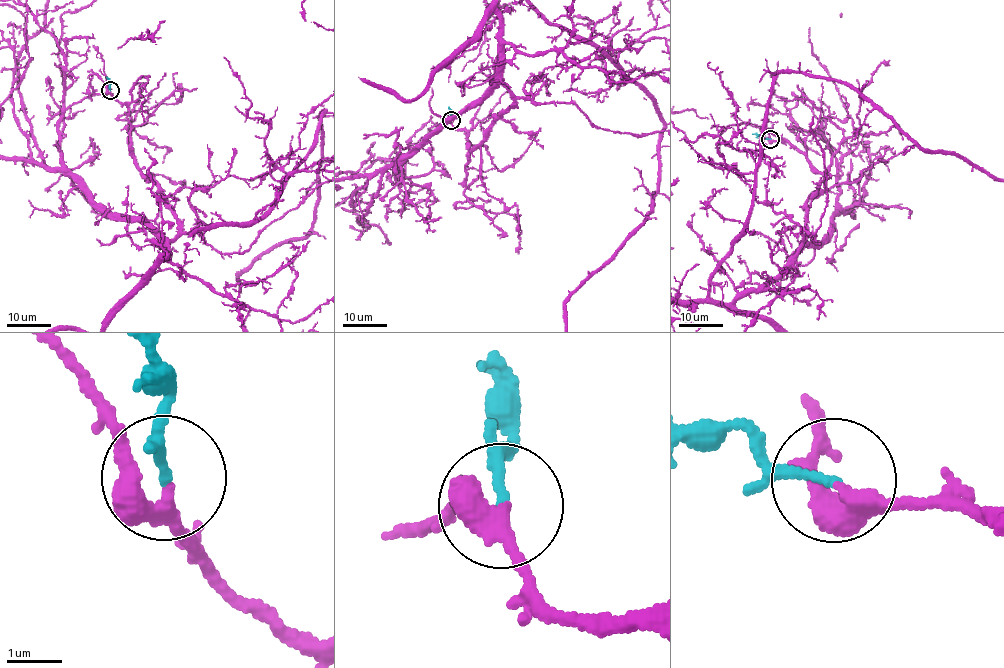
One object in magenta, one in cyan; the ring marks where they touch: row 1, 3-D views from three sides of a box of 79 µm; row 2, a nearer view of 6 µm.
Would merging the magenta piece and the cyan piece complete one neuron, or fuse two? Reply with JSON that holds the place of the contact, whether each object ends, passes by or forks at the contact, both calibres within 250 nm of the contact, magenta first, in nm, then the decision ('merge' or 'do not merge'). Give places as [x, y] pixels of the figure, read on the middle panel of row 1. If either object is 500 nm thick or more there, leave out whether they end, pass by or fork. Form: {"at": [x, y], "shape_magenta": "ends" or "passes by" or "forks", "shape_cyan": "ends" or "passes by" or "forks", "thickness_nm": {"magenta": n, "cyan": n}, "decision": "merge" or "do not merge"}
{"at": [451, 120], "shape_magenta": "passes by", "shape_cyan": "ends", "thickness_nm": {"magenta": 320, "cyan": 180}, "decision": "merge"}

